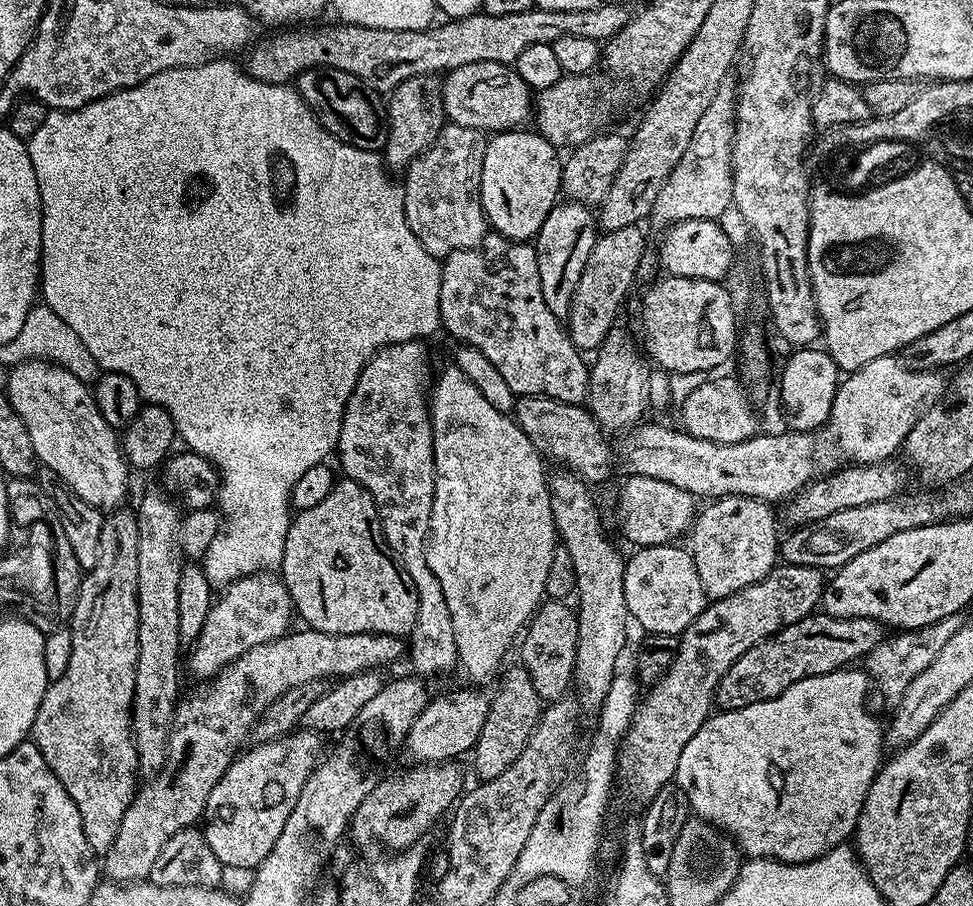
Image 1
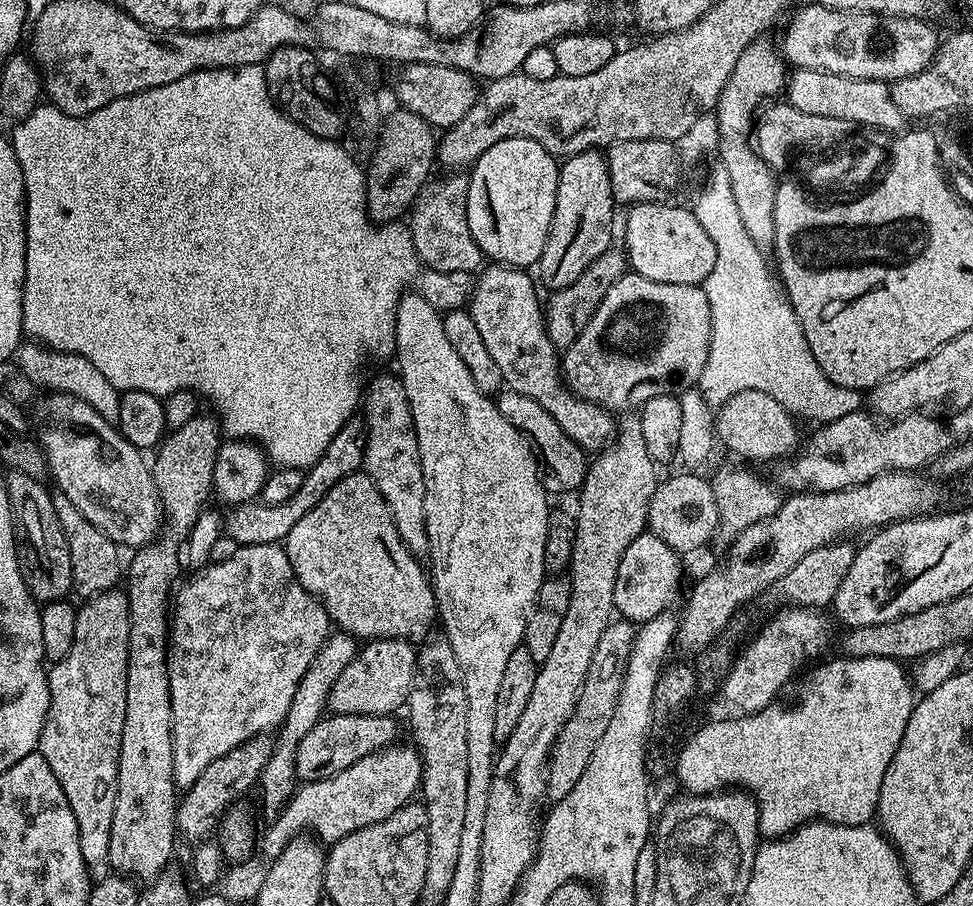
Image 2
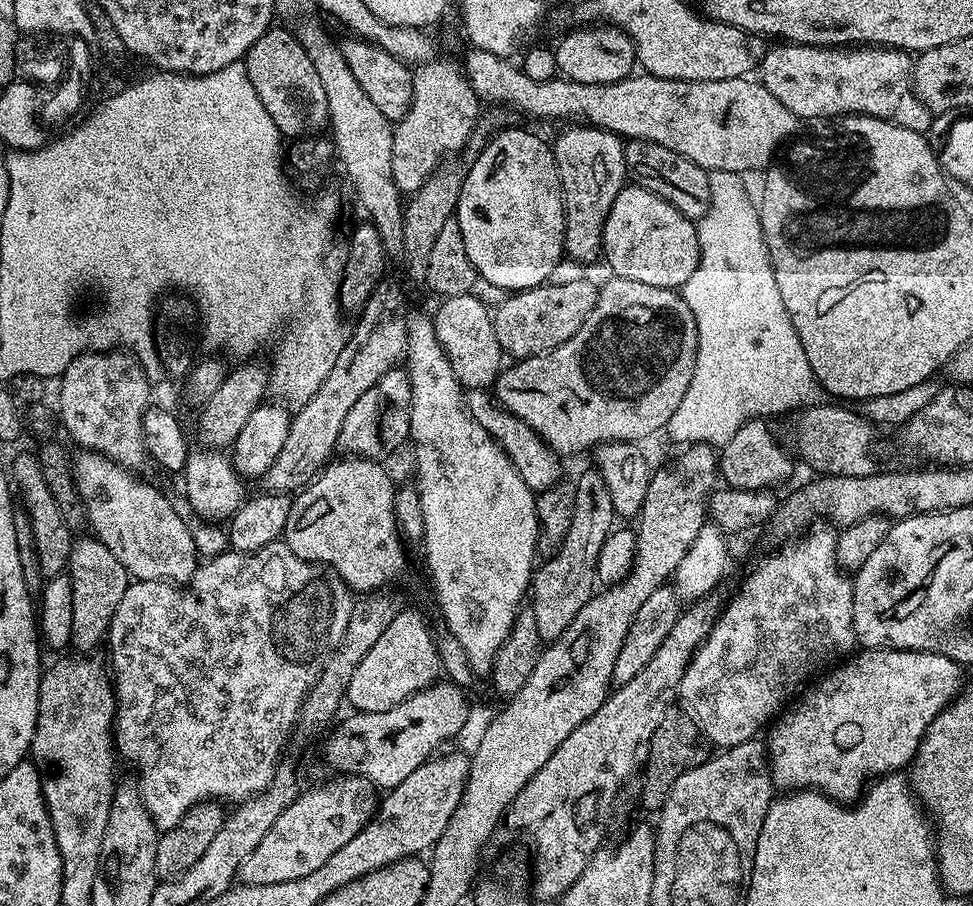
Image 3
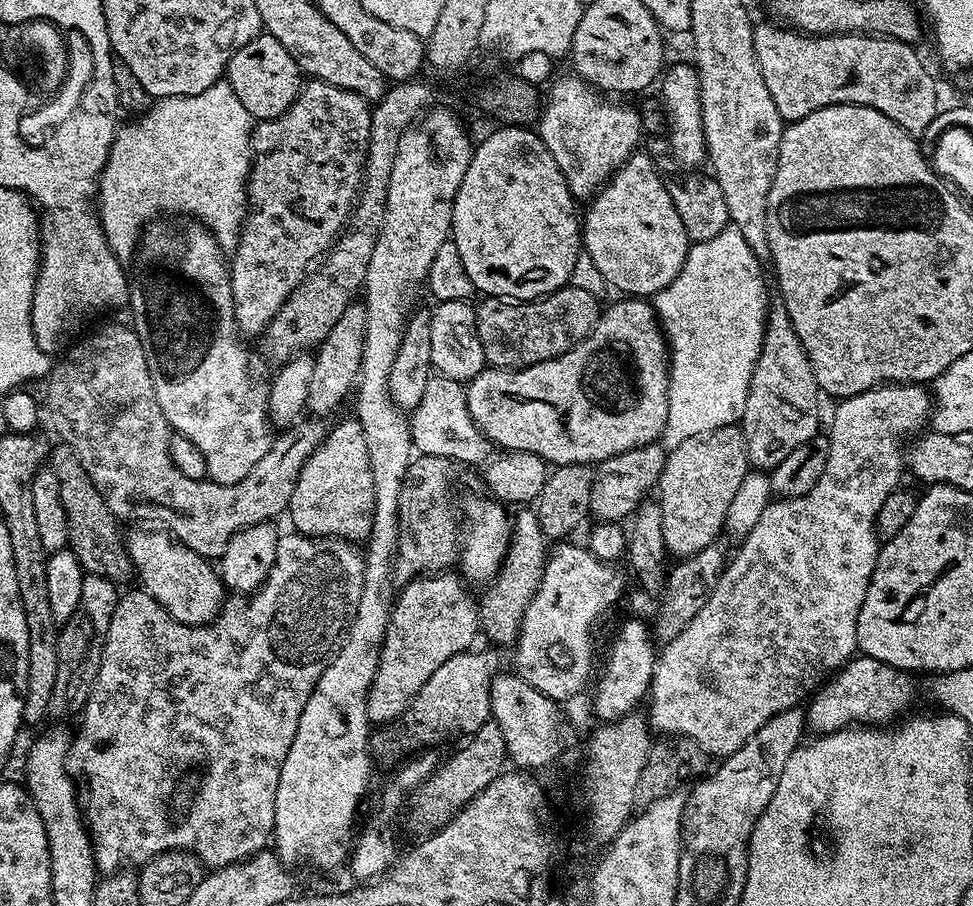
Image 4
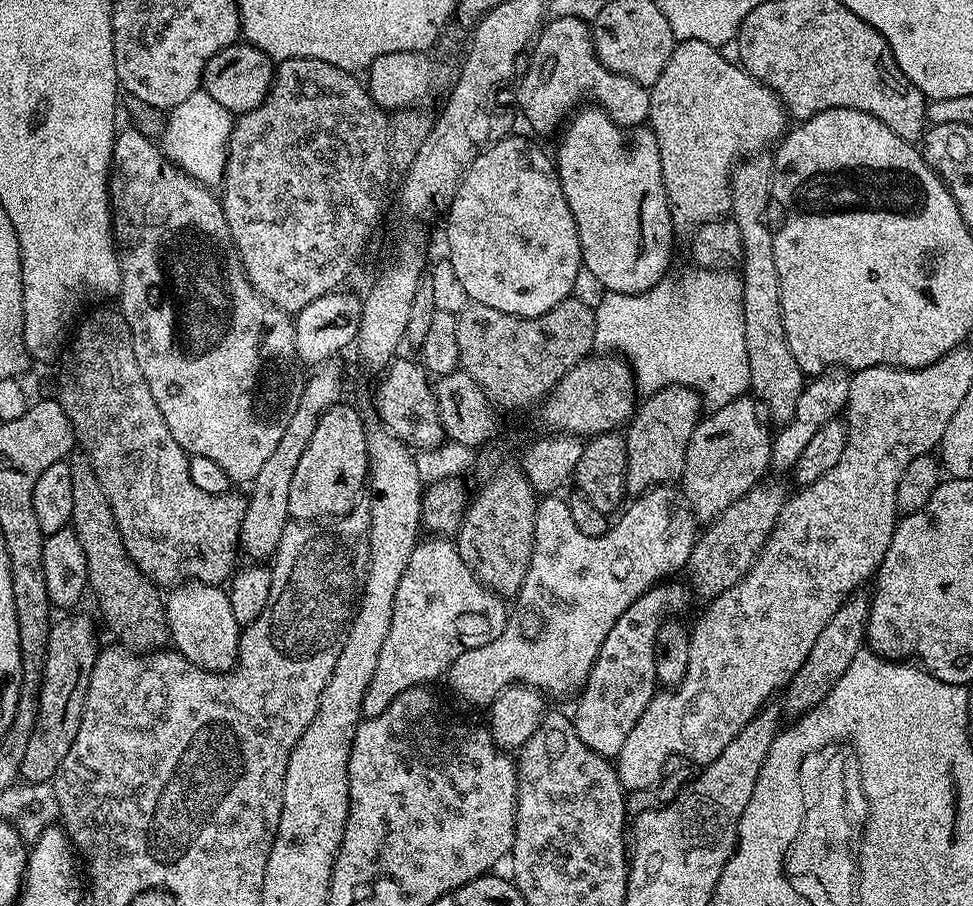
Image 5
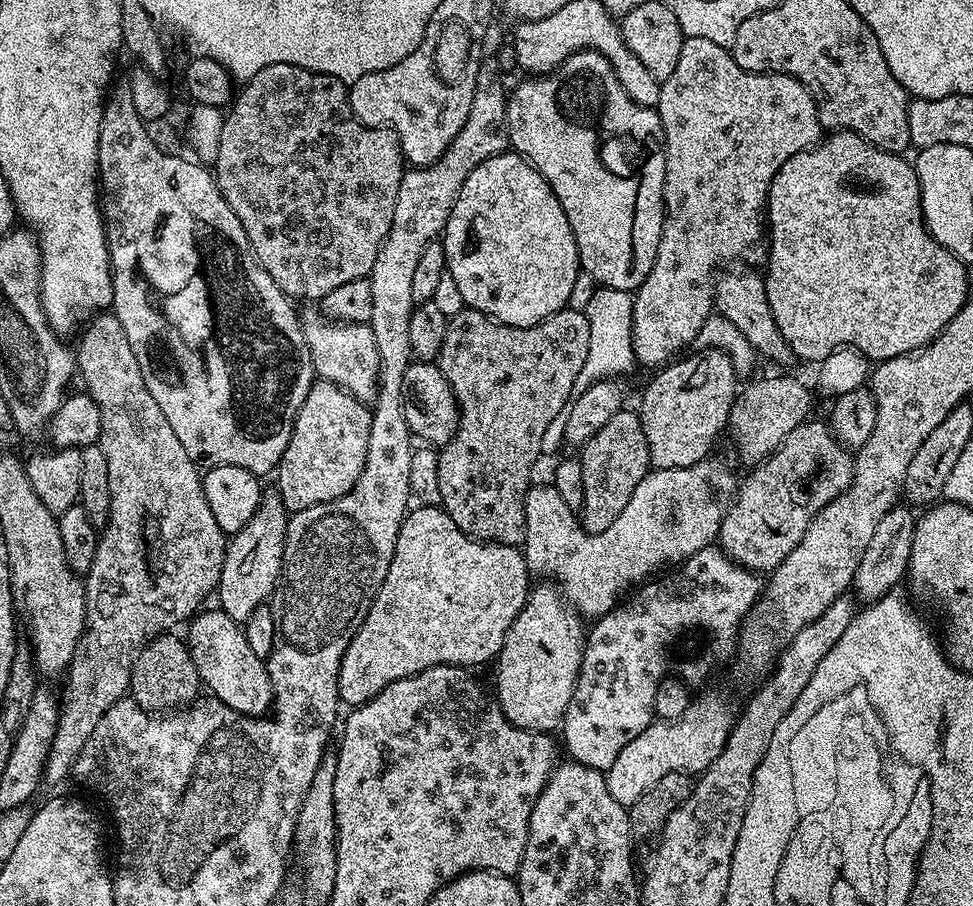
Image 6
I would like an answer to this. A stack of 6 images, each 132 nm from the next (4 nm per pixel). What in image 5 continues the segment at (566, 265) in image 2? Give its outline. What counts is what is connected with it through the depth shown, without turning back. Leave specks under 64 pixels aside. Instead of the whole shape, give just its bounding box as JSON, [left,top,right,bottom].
[514,16,650,133]

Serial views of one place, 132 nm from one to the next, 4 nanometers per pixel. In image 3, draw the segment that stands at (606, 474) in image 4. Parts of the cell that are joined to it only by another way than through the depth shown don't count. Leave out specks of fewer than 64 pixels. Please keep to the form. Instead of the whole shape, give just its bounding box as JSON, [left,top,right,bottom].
[530,470,618,642]

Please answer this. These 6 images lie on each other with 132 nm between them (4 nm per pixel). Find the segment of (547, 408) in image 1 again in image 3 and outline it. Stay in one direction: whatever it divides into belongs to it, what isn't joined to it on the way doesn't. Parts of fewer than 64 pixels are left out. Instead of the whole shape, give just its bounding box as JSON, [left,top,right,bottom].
[463,388,561,494]

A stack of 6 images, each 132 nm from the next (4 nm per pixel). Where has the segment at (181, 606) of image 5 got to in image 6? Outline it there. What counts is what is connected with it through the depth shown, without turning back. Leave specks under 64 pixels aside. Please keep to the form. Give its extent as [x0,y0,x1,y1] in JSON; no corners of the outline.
[186,610,272,716]

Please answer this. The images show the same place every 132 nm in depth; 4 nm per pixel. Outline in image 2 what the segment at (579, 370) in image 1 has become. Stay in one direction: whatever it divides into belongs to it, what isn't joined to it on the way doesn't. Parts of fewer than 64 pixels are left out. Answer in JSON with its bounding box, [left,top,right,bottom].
[466,263,617,453]

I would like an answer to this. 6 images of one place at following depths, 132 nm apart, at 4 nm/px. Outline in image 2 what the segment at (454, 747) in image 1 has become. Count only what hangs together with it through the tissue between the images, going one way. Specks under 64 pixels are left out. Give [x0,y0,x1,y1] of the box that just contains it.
[259,742,424,858]

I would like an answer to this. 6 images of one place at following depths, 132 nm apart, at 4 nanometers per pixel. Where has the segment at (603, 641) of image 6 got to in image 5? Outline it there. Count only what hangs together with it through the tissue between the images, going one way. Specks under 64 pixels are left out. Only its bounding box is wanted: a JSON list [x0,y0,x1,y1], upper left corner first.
[571,582,688,758]

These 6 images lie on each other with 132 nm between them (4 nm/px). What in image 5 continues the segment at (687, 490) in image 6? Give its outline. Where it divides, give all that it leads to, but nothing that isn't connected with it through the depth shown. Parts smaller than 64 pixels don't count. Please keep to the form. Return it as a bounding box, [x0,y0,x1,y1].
[446,486,698,709]

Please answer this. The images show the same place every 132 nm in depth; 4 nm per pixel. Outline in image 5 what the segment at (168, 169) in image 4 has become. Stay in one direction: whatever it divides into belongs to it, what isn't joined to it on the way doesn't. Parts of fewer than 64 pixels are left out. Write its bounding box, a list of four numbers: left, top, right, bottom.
[162,91,233,186]

